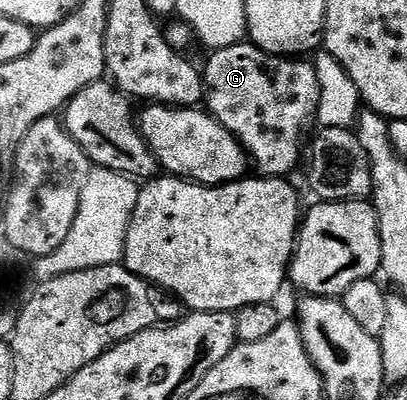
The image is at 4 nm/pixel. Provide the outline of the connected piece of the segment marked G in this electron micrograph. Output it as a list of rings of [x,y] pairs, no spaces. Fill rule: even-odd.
[[[241,41],[230,45],[229,47],[217,47],[211,52],[212,55],[205,63],[202,63],[202,74],[204,77],[204,103],[206,104],[206,110],[208,114],[213,115],[220,124],[226,129],[230,129],[230,133],[236,140],[242,144],[245,151],[248,152],[248,158],[251,166],[256,167],[261,176],[264,177],[288,177],[291,176],[291,171],[295,169],[300,163],[300,150],[305,150],[306,139],[304,143],[304,134],[307,133],[311,127],[317,126],[316,114],[318,113],[318,97],[320,96],[320,90],[318,89],[318,73],[315,66],[311,62],[301,61],[296,57],[285,57],[283,55],[268,55],[263,49],[257,47],[255,43],[251,41]]]

